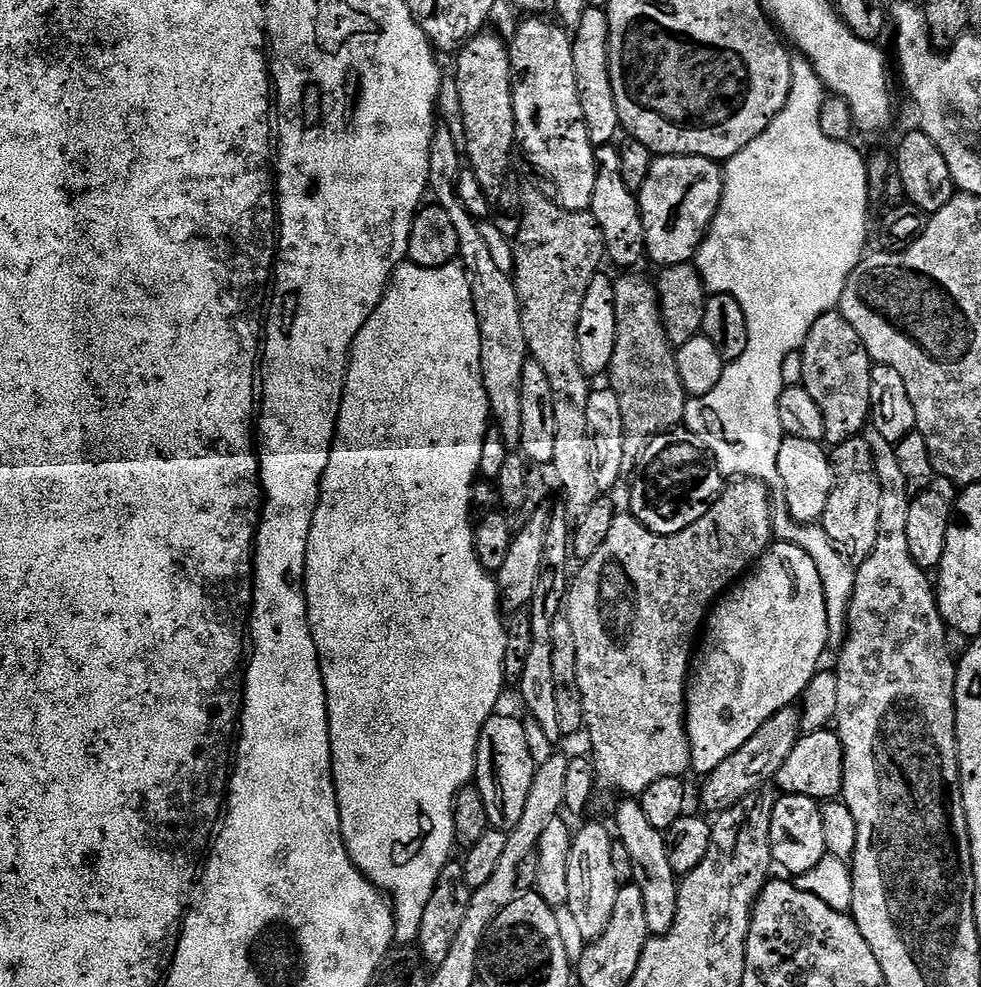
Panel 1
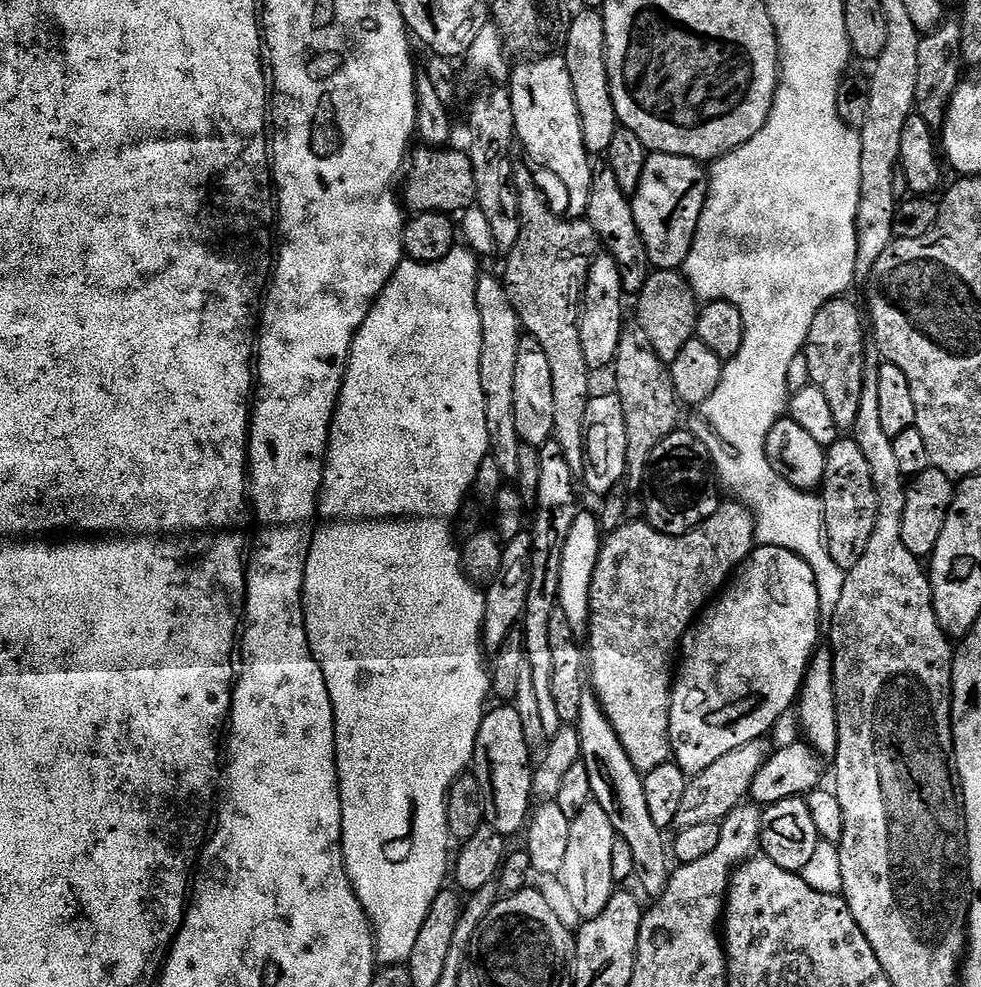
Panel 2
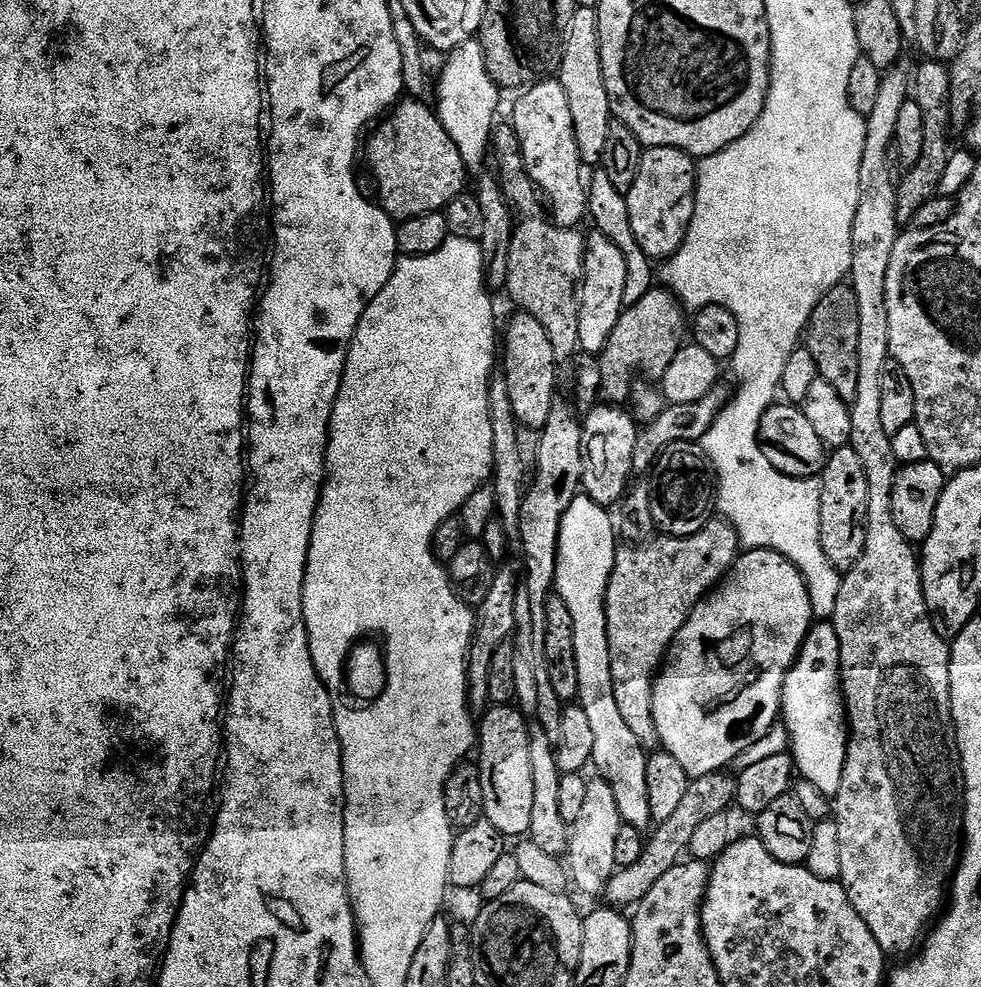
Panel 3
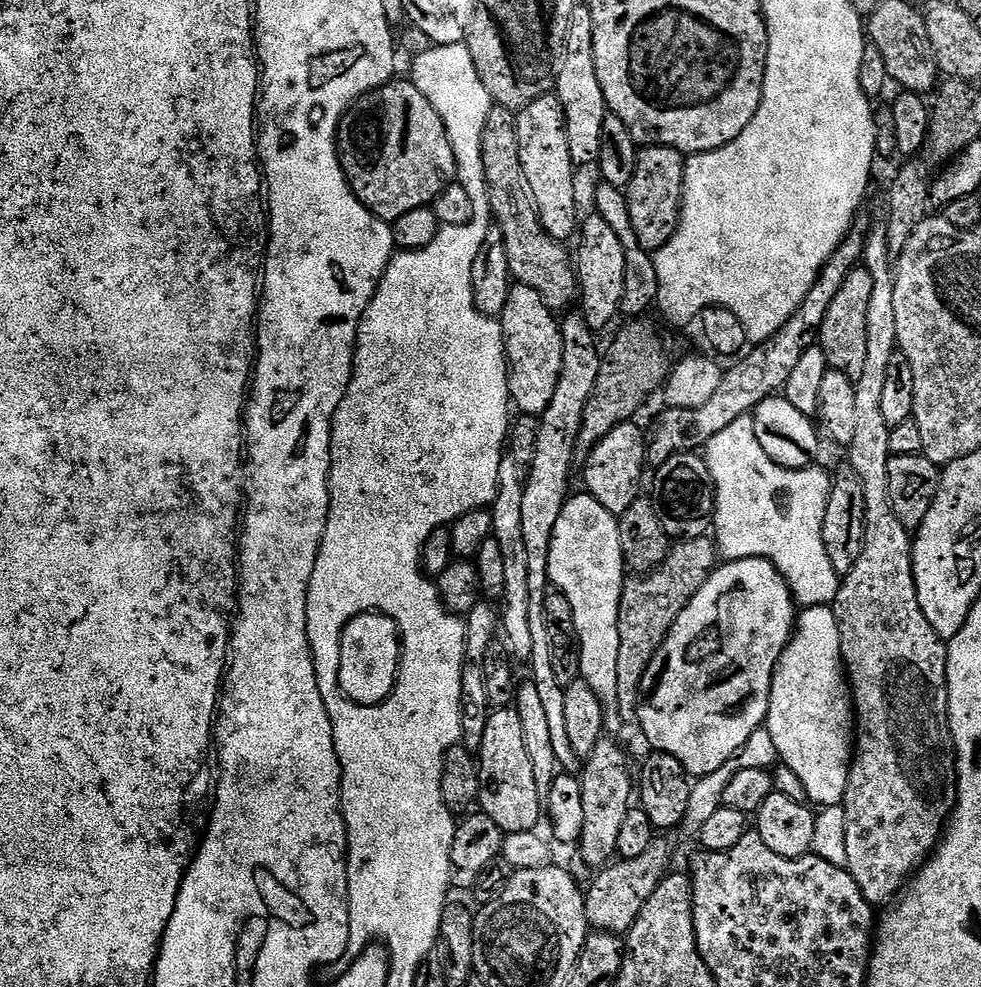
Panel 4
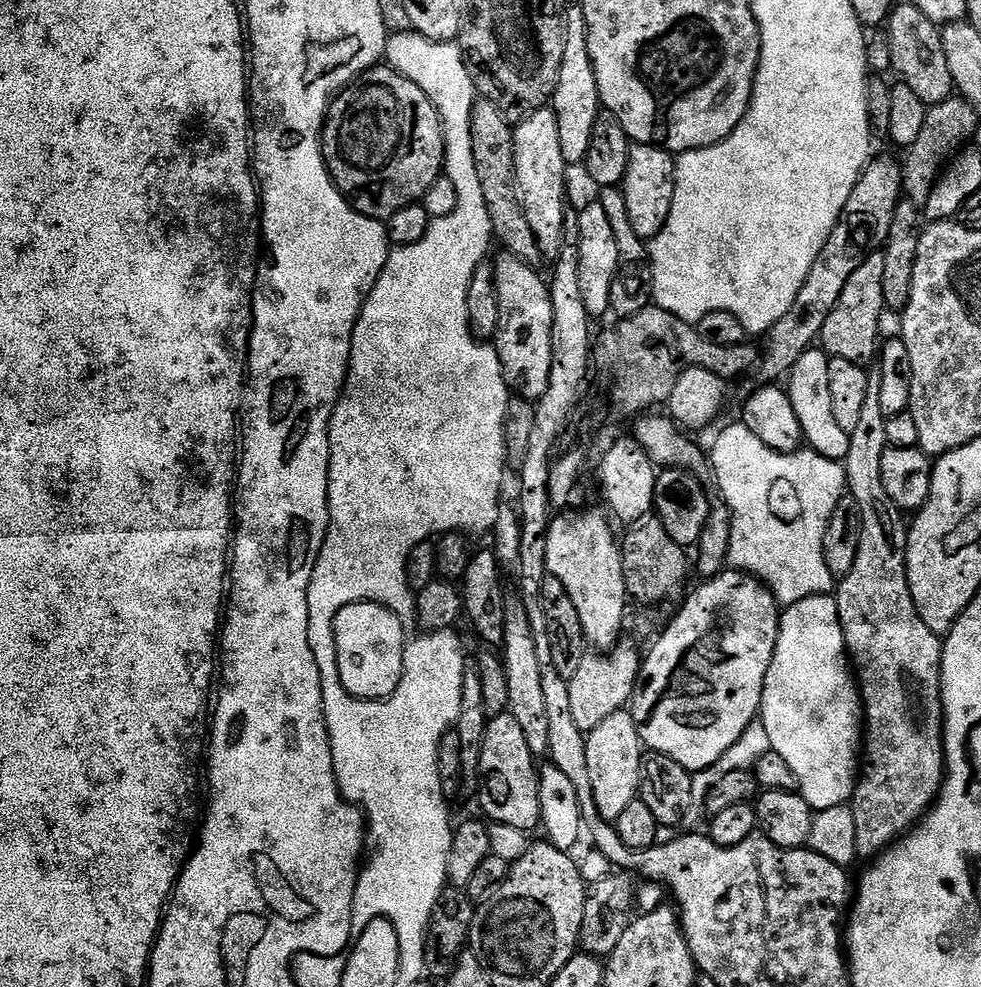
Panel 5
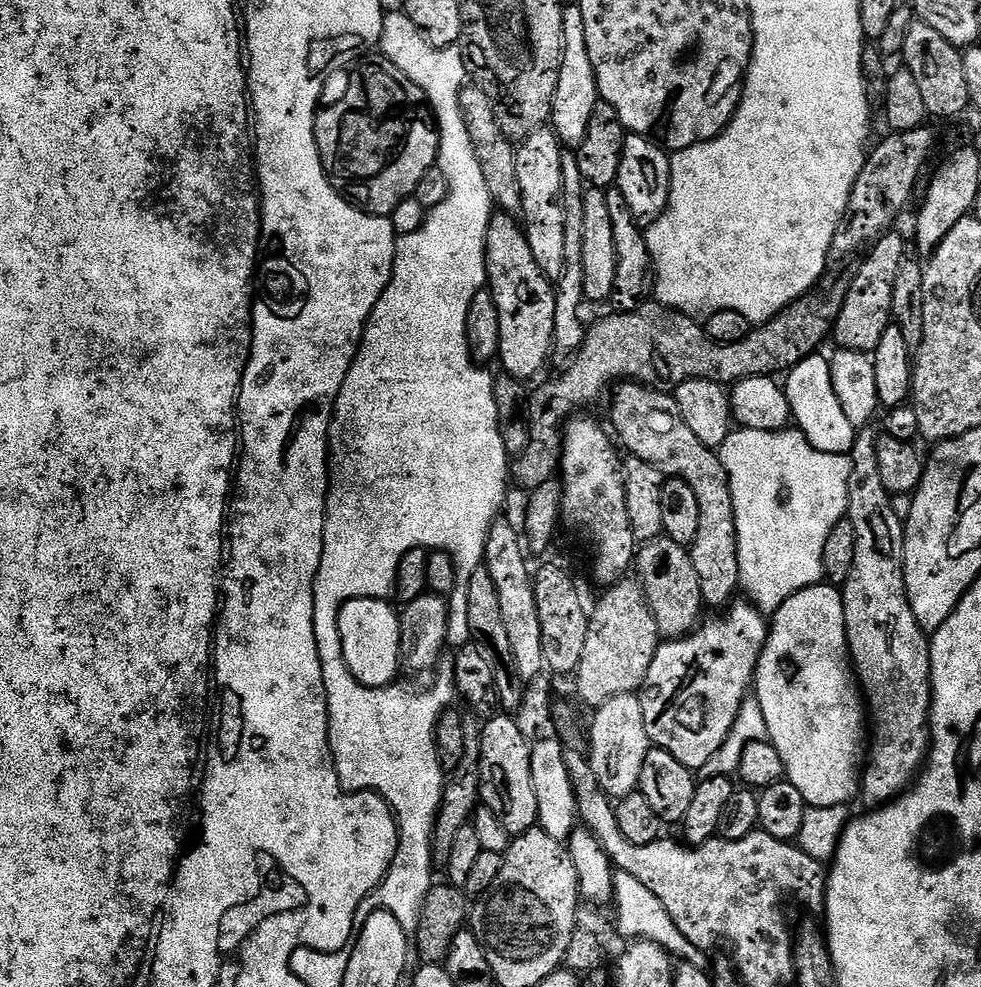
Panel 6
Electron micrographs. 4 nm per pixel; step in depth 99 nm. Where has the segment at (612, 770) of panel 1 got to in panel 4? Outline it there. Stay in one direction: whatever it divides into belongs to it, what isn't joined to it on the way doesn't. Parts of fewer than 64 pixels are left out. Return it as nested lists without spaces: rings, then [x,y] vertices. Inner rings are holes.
[[[702,535],[693,540],[681,539],[673,543],[668,549],[667,558],[659,566],[651,572],[625,579],[618,614],[618,706],[620,719],[625,725],[636,724],[640,683],[646,674],[646,666],[650,666],[678,614],[686,610],[686,602],[690,602],[690,598],[702,590],[706,578],[710,578],[717,567],[717,545],[707,535]]]

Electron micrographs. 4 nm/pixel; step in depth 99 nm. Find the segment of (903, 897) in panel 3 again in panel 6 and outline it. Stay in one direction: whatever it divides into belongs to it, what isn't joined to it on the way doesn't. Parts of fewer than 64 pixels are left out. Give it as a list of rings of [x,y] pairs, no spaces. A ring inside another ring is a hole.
[[[869,426],[857,431],[850,453],[850,490],[848,515],[856,535],[854,566],[850,578],[842,585],[848,651],[852,653],[852,666],[858,677],[866,712],[870,717],[870,747],[862,768],[862,800],[868,806],[892,803],[912,787],[925,767],[932,743],[932,649],[929,637],[918,626],[904,581],[904,520],[896,513],[893,497],[882,486],[882,473],[878,470],[876,446],[877,429]]]

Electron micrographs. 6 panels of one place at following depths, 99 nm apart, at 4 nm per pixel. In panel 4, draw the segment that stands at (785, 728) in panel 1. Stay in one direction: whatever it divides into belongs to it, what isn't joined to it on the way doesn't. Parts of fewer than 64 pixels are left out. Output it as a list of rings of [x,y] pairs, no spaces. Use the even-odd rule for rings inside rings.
[[[660,838],[653,839],[652,845],[638,858],[620,860],[601,867],[595,873],[592,885],[584,892],[584,905],[589,925],[598,932],[626,934],[634,926],[642,906],[654,894],[657,886],[669,875],[668,863],[672,860],[672,852],[668,844]]]

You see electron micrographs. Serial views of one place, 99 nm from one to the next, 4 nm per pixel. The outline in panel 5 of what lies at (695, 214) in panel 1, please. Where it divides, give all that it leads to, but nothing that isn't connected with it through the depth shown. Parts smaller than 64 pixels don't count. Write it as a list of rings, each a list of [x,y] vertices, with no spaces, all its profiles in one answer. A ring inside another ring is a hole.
[[[633,144],[622,191],[626,198],[626,214],[630,214],[630,226],[634,226],[634,234],[638,234],[638,238],[651,242],[662,226],[666,226],[666,218],[670,218],[670,206],[674,202],[675,185],[676,156],[673,153],[654,144]]]

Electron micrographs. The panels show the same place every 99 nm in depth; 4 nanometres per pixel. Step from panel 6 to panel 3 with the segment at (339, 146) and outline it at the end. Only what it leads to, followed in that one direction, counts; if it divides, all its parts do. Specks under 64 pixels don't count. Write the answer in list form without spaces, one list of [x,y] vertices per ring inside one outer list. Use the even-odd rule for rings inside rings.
[[[401,99],[371,129],[372,137],[369,140],[367,137],[366,140],[368,168],[372,171],[373,178],[376,179],[376,188],[381,196],[378,203],[385,214],[391,216],[396,222],[418,218],[422,214],[431,212],[443,212],[450,202],[454,202],[454,198],[458,198],[469,187],[470,173],[462,162],[462,154],[458,154],[458,146],[454,146],[454,138],[446,134],[446,126],[442,126],[439,115],[433,109],[431,112],[428,106],[422,100]]]

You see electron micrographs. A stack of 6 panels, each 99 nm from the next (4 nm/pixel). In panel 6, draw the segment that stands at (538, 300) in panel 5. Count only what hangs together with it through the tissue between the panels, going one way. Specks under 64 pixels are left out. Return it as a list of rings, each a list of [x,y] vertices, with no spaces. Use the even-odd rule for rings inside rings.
[[[512,214],[493,215],[492,221],[488,224],[488,233],[486,234],[486,254],[484,255],[484,261],[486,262],[486,274],[488,275],[486,288],[487,291],[492,293],[494,306],[498,306],[498,322],[500,323],[500,354],[498,357],[498,364],[501,364],[501,366],[504,367],[501,369],[503,369],[507,375],[525,382],[531,381],[531,376],[536,376],[543,370],[544,363],[548,360],[548,355],[551,357],[554,352],[552,335],[554,334],[554,298],[556,297],[556,289],[553,281],[549,280],[546,274],[542,274],[542,266],[538,266],[538,262],[534,262],[534,253],[530,250],[530,242],[526,238],[521,221]]]

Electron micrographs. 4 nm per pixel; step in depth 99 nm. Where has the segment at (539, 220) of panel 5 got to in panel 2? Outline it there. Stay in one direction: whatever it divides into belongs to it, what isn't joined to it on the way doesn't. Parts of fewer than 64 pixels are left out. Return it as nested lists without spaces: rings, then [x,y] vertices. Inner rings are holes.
[[[563,55],[525,59],[517,68],[511,69],[511,80],[510,95],[519,147],[521,144],[528,151],[529,158],[533,160],[531,163],[537,169],[545,168],[564,187],[568,195],[567,215],[587,217],[594,164],[588,161],[591,160],[590,153],[584,149],[578,102],[574,98],[574,86]]]

